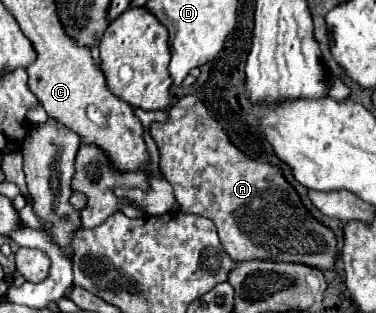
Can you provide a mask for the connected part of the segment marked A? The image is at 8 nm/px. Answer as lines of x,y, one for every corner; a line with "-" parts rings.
195,95
181,97
169,109
167,123
151,123
151,137
159,145
161,151
161,171
165,179
171,183
175,191
175,199
181,205
183,213
195,213
209,217
217,231
225,253
235,261
291,261
305,263
323,271
333,271
337,259
337,239
335,233
319,223
309,209
303,205
301,197
293,189
293,185
285,179
283,171
277,165
255,161
239,151
223,127
209,115
205,105

